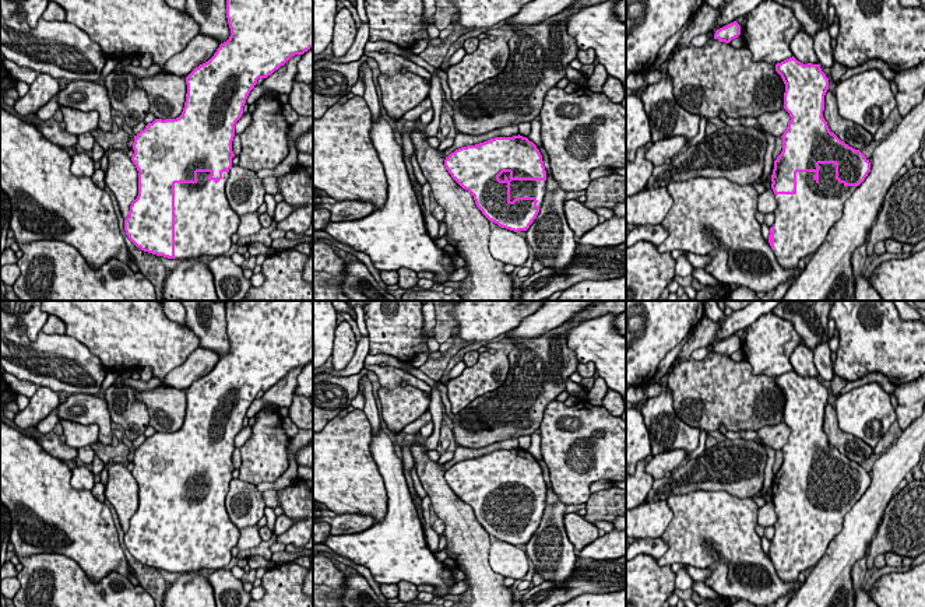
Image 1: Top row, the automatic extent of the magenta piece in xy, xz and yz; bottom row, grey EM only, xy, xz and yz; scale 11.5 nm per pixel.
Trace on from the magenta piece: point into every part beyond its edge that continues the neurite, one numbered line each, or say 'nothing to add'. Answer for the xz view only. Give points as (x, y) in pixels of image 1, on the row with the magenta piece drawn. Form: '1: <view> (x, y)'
1: xz (535, 189)

